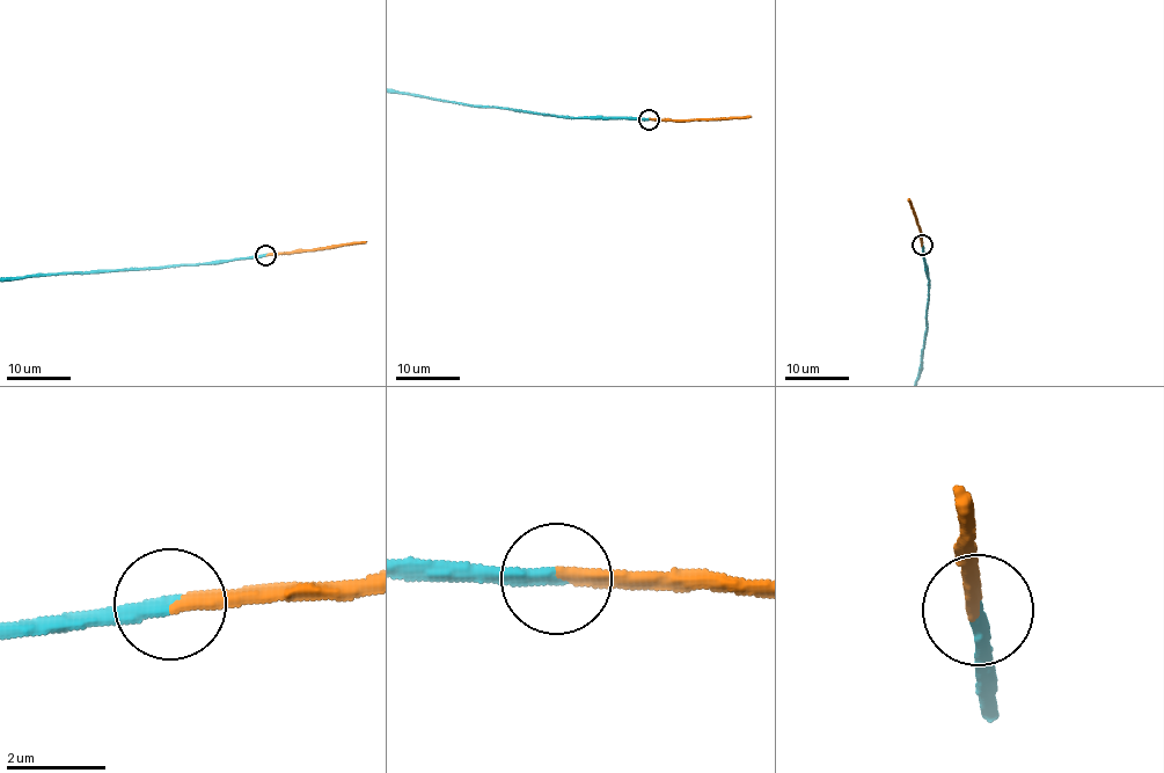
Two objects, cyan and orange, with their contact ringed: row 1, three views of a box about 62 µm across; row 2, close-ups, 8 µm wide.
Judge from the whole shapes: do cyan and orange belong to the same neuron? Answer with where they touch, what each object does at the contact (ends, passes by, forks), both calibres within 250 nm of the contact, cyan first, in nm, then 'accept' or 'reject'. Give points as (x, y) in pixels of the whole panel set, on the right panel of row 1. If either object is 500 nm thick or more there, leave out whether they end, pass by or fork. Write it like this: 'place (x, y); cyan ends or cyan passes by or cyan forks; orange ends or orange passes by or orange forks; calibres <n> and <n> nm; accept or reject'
place (922, 245); cyan ends; orange ends; calibres 320 and 280 nm; accept

